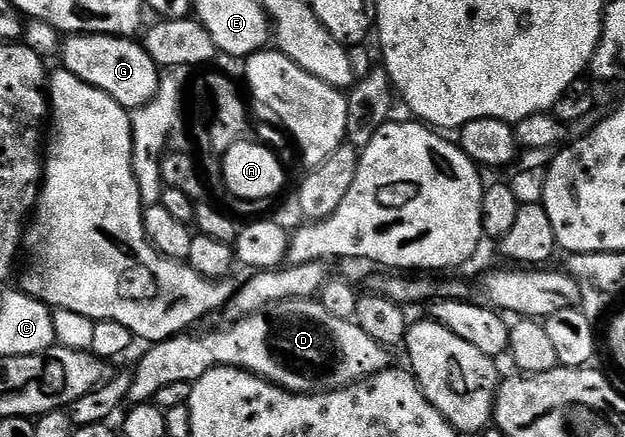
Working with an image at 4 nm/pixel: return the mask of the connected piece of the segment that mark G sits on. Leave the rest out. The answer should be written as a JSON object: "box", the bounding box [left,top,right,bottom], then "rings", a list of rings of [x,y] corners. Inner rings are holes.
{"box":[62,33,160,111],"rings":[[[73,33],[62,38],[62,57],[62,68],[77,75],[77,79],[97,87],[97,91],[105,91],[105,95],[128,111],[149,104],[159,94],[160,66],[138,40],[114,37],[108,33]]]}

